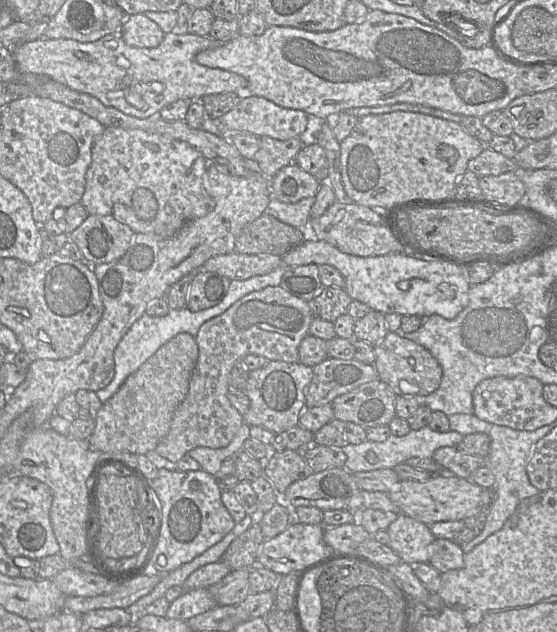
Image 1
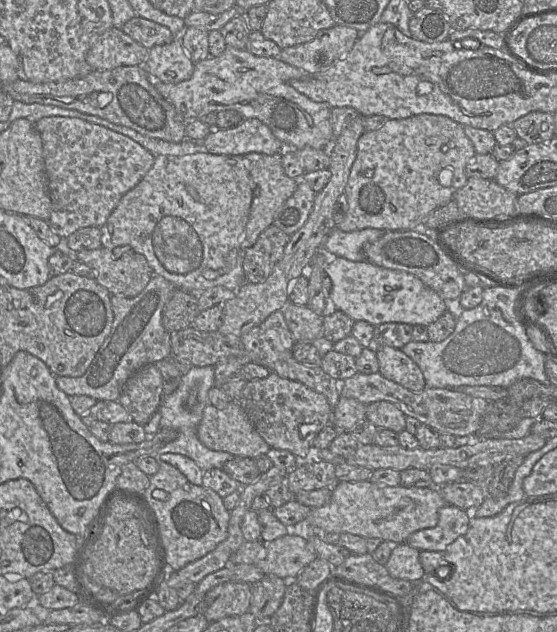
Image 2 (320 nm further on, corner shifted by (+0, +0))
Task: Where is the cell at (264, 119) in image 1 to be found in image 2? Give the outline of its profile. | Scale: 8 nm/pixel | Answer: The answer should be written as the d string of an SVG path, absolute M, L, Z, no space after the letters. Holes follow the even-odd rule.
M256 118L244 119L230 129L214 128L202 141L202 146L204 151L217 155L274 155L284 148L269 127Z

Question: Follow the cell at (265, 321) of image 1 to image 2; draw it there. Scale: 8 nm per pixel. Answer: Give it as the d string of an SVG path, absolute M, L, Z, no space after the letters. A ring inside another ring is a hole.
M281 310L273 312L261 324L241 335L240 339L244 346L242 354L228 356L214 365L215 386L222 387L229 378L240 374L240 369L245 364L256 363L267 367L270 372L274 372L280 377L298 381L312 390L323 394L331 408L337 405L340 398L339 381L324 372L321 366L308 366L294 359L292 349L296 341L285 322Z

